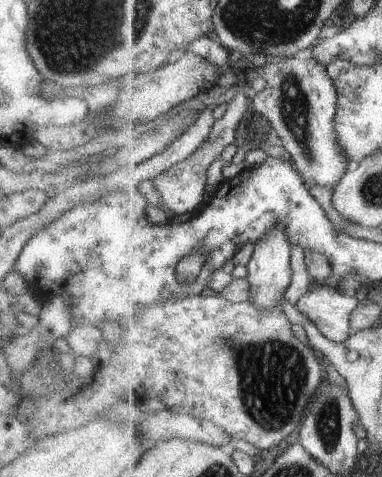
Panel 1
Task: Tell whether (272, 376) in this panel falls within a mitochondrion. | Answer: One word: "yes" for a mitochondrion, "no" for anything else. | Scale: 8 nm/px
yes

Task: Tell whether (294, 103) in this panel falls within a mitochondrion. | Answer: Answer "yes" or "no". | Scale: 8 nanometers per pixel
yes

